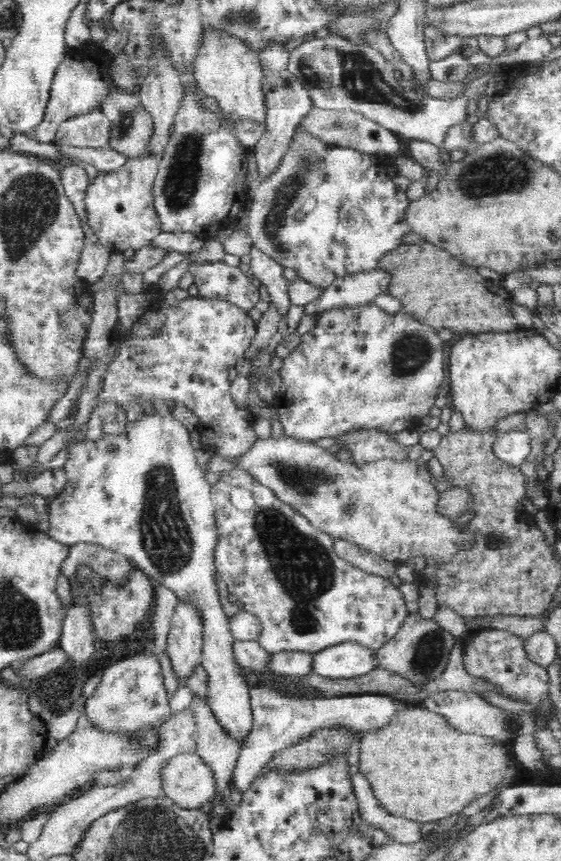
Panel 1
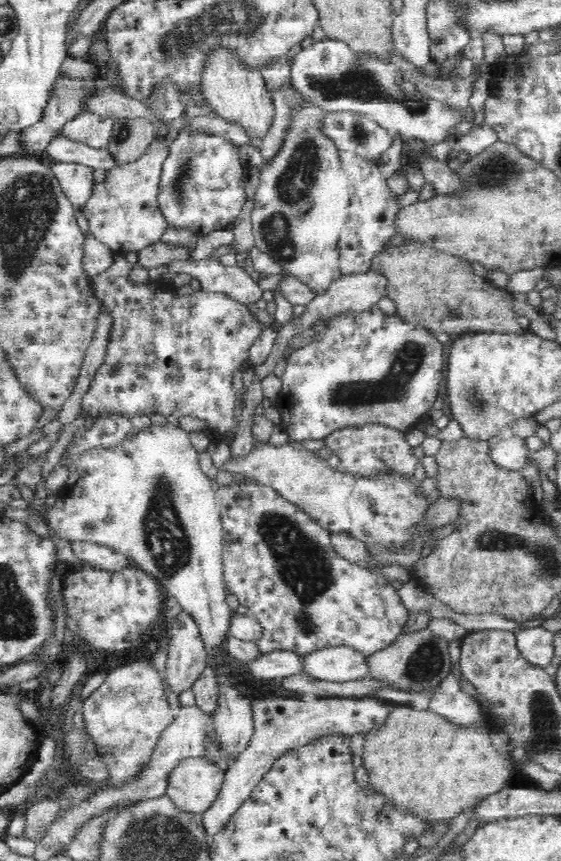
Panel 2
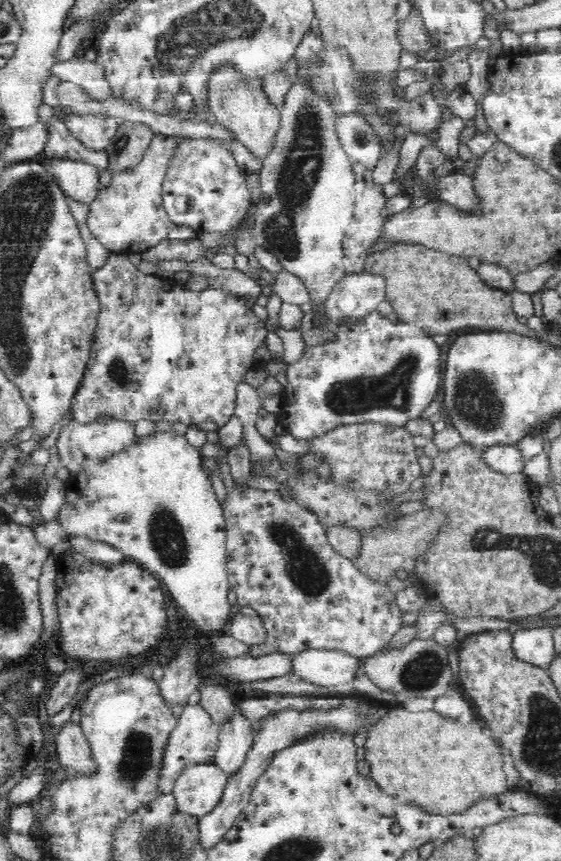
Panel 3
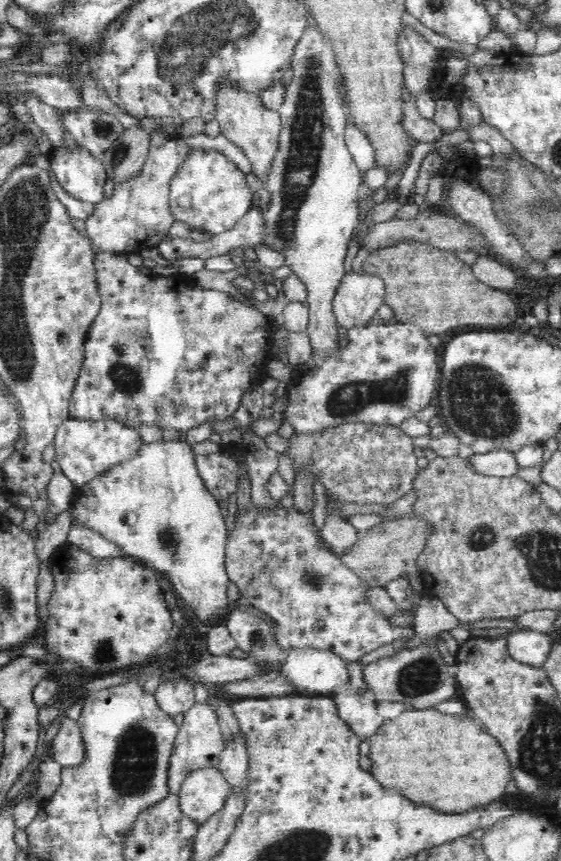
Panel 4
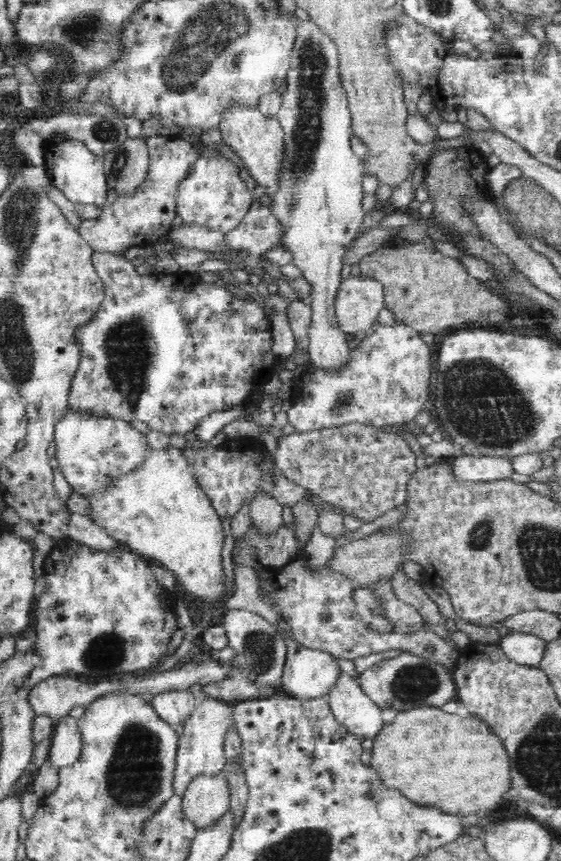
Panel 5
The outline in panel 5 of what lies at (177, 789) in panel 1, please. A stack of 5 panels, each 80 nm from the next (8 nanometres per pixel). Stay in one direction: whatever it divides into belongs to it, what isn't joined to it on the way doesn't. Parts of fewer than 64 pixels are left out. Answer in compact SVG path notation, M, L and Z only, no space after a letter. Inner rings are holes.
M199 774L183 794L183 810L196 829L202 830L216 822L231 806L231 792L223 774Z

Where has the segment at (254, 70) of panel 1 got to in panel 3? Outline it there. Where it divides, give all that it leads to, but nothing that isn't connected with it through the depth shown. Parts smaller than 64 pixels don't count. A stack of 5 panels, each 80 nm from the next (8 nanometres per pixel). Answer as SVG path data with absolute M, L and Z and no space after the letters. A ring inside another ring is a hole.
M222 63L209 74L207 104L218 122L236 133L236 140L244 144L254 156L263 160L272 150L281 124L281 110L264 91L262 77L250 77L242 74L232 63Z

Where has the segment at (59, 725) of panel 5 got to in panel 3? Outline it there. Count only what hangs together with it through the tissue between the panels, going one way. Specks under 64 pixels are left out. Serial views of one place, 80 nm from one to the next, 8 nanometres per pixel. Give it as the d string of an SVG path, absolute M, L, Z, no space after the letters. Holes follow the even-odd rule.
M72 720L66 721L59 731L56 736L56 754L62 769L82 776L100 772L100 765L92 756L90 742L81 725Z

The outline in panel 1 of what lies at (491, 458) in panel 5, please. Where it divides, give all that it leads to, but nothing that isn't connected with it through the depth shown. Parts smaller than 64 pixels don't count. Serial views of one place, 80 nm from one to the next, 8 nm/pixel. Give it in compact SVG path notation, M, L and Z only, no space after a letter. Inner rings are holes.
M510 430L510 432L499 433L493 444L493 451L503 462L510 464L513 468L519 468L530 454L532 446L530 435L524 430Z

